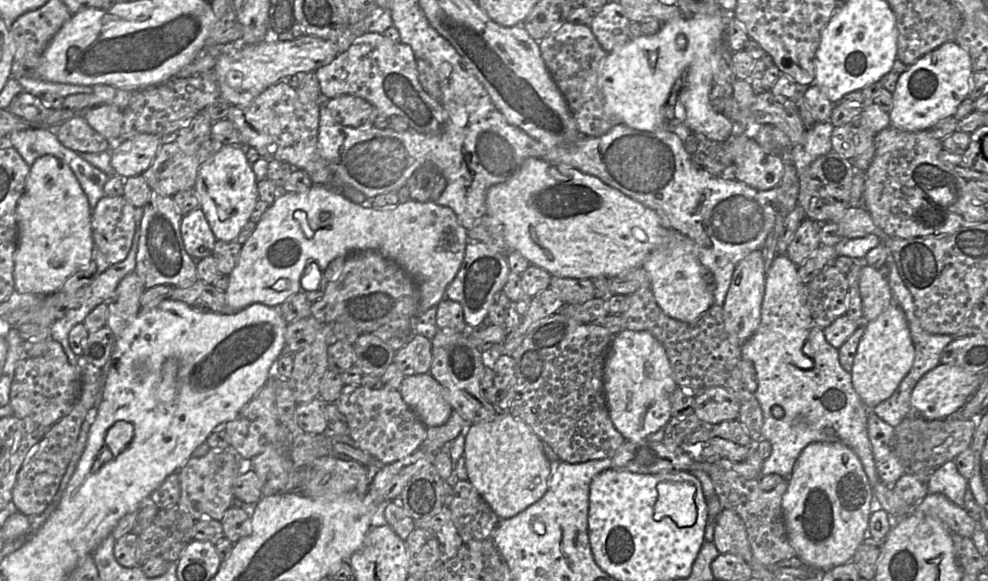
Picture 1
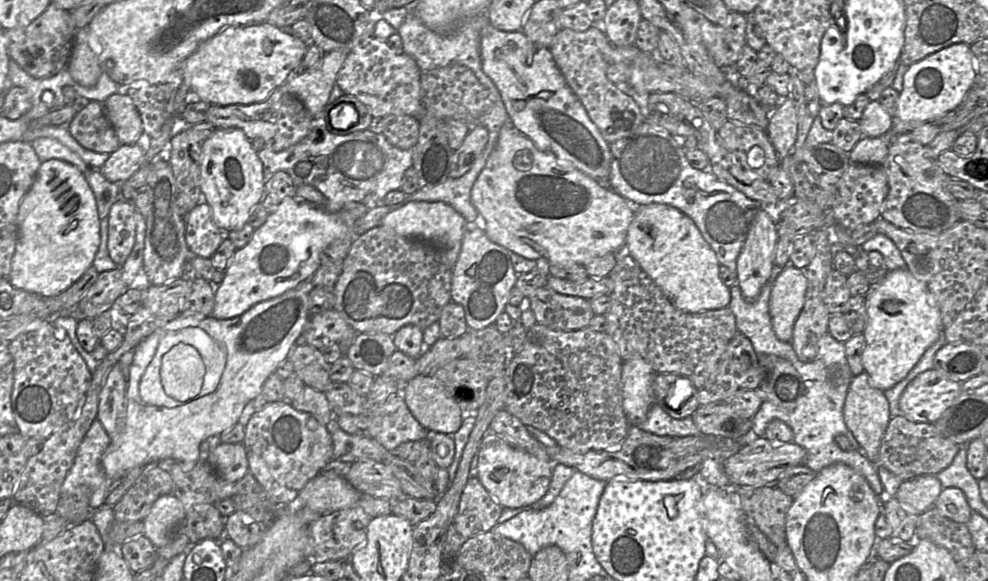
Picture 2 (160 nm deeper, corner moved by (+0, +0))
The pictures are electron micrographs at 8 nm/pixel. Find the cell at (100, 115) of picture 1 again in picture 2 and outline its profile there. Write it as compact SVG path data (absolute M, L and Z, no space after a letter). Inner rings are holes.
M113 94L103 103L106 116L113 126L121 145L144 141L140 114L127 94Z

